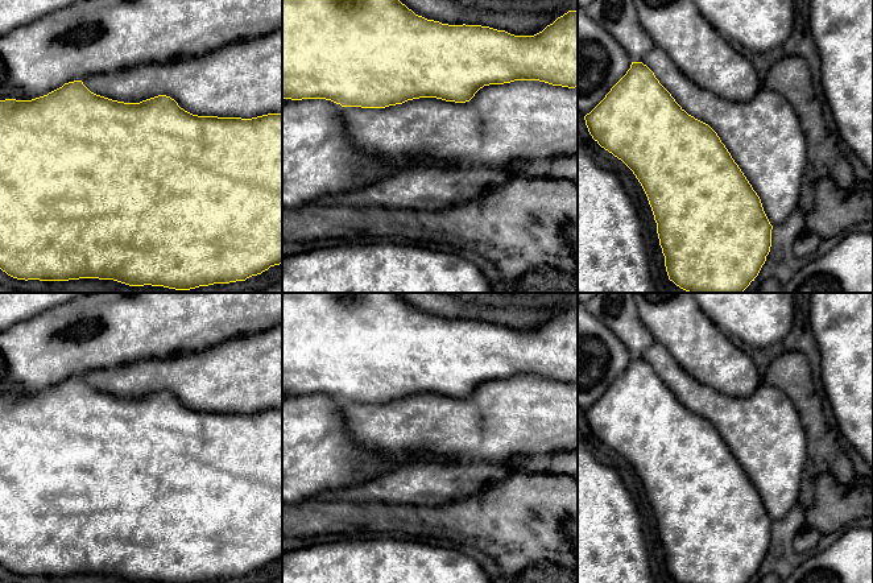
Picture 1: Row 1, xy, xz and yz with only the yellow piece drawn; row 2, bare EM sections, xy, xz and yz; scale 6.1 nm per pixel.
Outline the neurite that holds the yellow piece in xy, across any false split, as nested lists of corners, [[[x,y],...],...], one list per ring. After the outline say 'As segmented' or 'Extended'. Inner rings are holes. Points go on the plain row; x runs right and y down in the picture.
[[[82,376],[32,396],[0,396],[0,565],[17,575],[113,575],[129,582],[199,583],[245,576],[282,559],[282,409],[252,414],[193,410],[166,390],[124,398],[91,388]]]. As segmented

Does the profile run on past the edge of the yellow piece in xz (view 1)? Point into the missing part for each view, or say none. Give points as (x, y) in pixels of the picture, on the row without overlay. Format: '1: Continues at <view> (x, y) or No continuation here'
1: No continuation here

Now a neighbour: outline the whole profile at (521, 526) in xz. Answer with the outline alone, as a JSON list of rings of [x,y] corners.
[[[518,474],[473,496],[442,505],[315,499],[282,504],[282,537],[365,530],[443,537],[489,555],[508,583],[578,583],[578,543],[563,533],[568,521],[578,521],[578,479],[553,474]]]

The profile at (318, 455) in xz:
[[[282,394],[282,504],[360,484],[382,467],[381,458],[363,451],[347,434],[340,405],[326,394]]]

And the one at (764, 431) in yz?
[[[658,340],[641,356],[688,410],[708,419],[720,433],[761,495],[770,520],[782,520],[797,504],[807,460],[807,438],[791,400],[761,381],[748,397],[731,397],[694,379]]]

